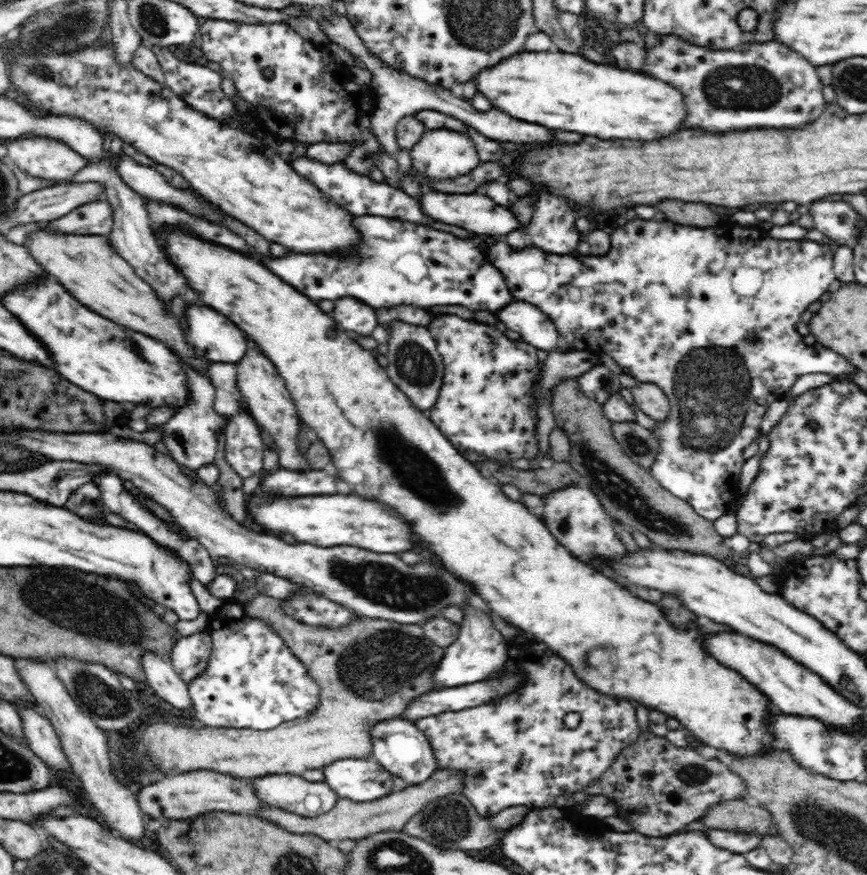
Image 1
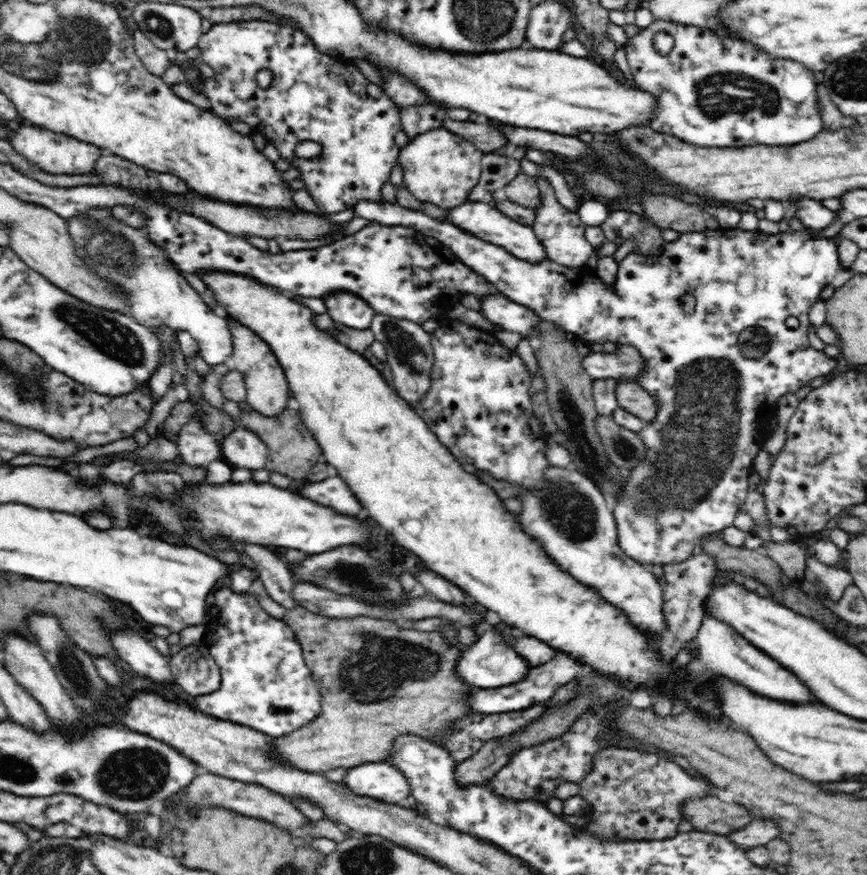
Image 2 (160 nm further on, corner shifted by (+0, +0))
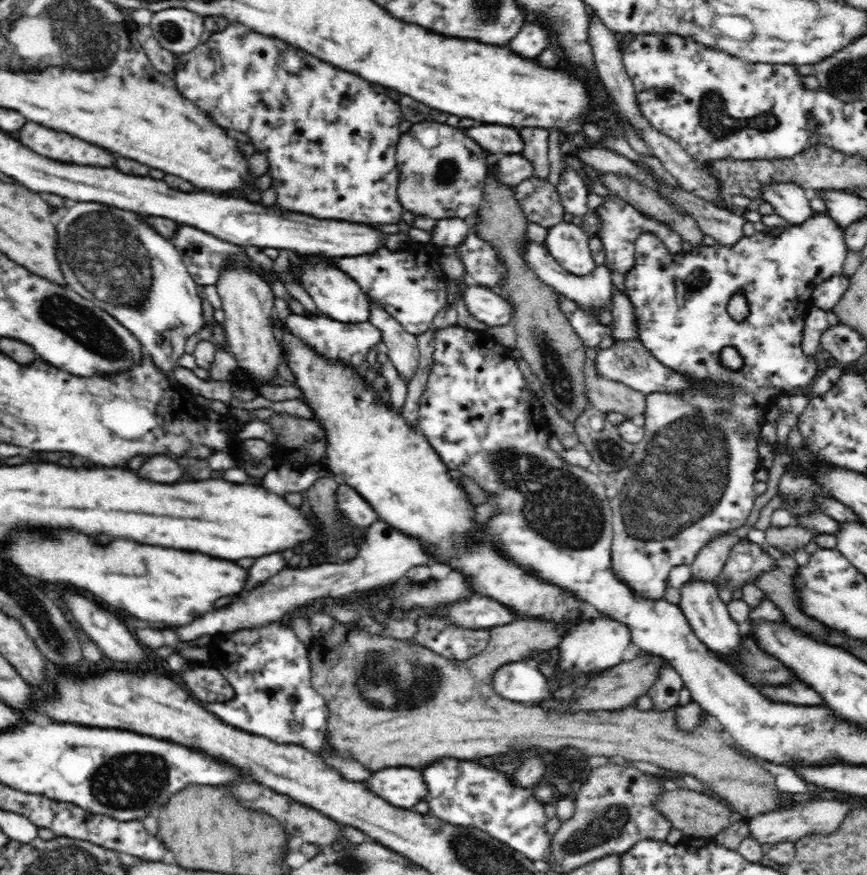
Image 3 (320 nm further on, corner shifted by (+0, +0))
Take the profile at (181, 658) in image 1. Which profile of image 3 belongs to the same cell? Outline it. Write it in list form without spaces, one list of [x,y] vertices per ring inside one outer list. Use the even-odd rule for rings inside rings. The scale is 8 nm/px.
[[[190,663],[192,670],[181,674],[182,678],[194,692],[195,698],[204,703],[228,702],[232,700],[235,692],[232,685],[224,678],[224,675],[210,665],[210,667],[200,667]]]

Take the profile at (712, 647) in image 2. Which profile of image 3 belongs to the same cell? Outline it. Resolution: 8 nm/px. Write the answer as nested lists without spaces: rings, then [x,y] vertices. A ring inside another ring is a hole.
[[[690,578],[680,590],[681,600],[679,607],[692,627],[694,634],[717,655],[737,657],[745,636],[740,635],[738,623],[728,613],[726,604],[718,597],[717,587],[702,579]]]

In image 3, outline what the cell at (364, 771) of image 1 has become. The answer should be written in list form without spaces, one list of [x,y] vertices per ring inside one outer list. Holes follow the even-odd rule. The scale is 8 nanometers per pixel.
[[[388,767],[372,773],[365,786],[398,808],[413,809],[428,794],[421,769]]]

